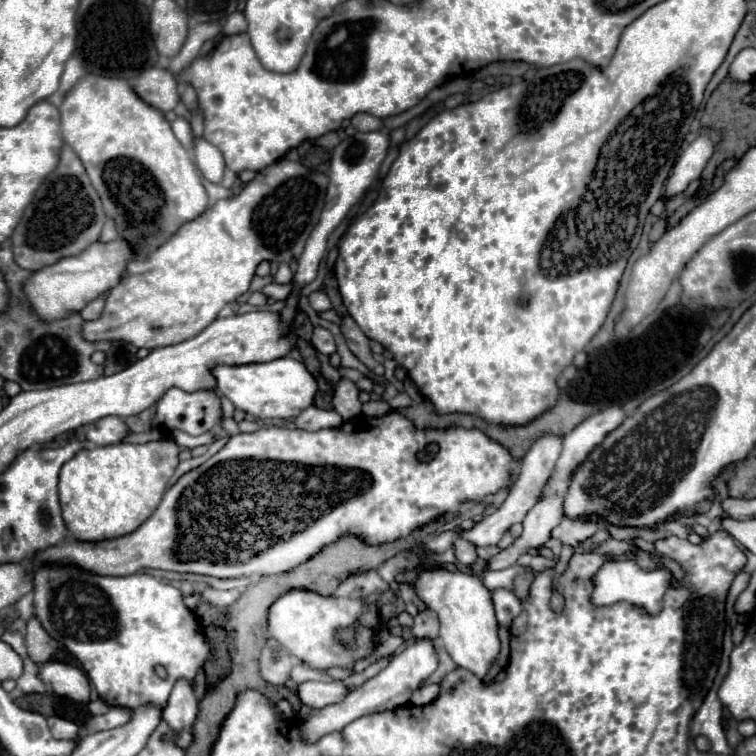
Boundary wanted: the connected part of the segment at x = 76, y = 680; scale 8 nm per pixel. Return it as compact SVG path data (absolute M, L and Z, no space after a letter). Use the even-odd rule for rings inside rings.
M48 660L38 666L38 678L52 686L58 696L86 704L90 700L90 682L86 674L70 664Z

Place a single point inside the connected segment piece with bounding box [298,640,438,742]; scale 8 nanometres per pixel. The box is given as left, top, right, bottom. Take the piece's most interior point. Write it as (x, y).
(391, 687)

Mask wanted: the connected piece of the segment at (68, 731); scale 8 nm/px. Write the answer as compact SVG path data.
M50 716L48 726L50 726L50 732L54 738L78 742L78 724L64 720L64 718L58 718L58 716Z

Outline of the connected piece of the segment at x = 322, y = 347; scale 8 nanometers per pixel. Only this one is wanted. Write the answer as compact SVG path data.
M314 326L312 344L314 344L314 348L316 348L318 352L322 352L322 354L328 354L328 356L330 356L332 352L336 352L336 344L334 344L332 334L330 334L326 328L322 328L322 326Z

